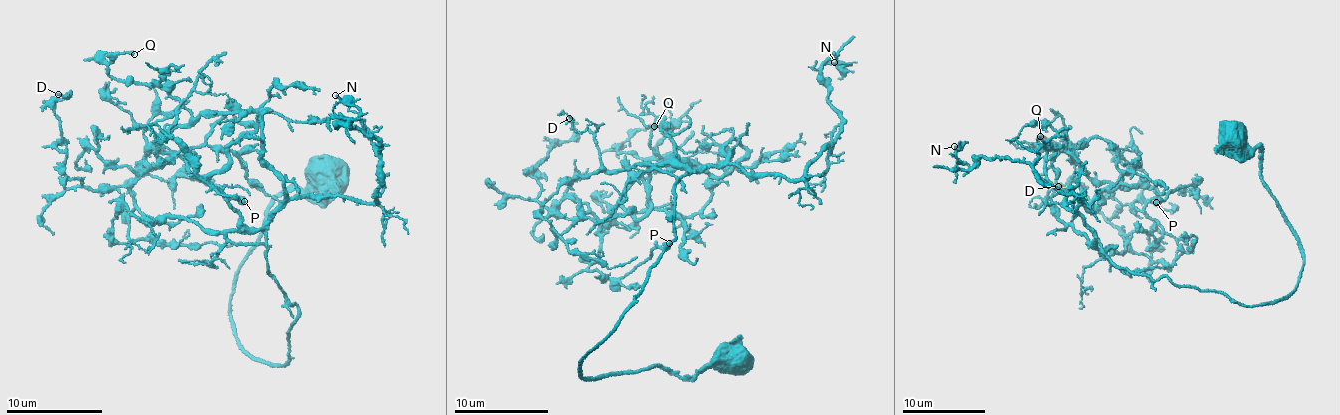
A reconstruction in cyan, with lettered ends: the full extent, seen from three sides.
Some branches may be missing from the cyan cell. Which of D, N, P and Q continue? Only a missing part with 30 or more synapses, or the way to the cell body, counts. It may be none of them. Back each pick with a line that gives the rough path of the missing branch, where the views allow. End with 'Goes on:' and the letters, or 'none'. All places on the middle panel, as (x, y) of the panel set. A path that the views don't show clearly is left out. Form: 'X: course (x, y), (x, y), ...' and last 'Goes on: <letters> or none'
Goes on: none

